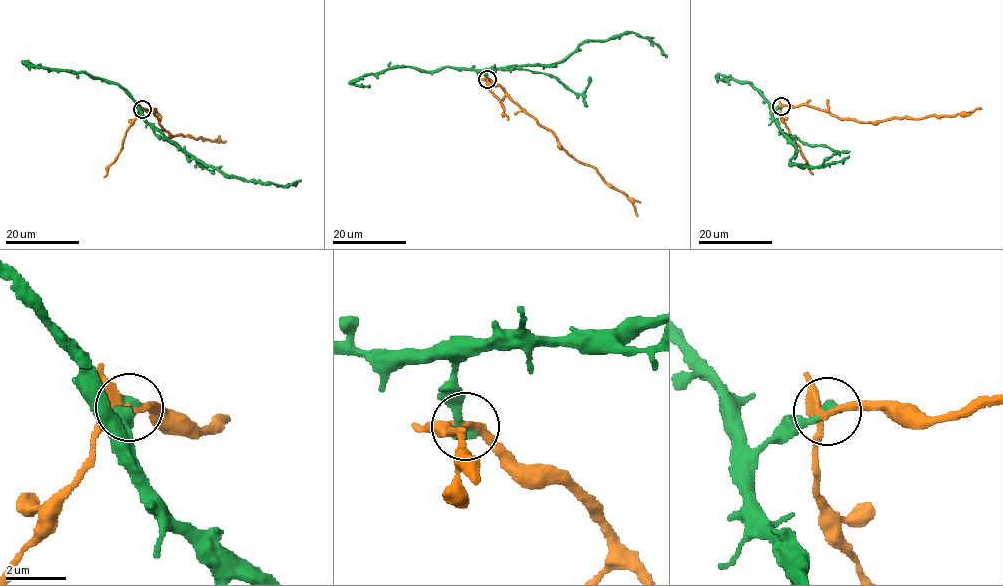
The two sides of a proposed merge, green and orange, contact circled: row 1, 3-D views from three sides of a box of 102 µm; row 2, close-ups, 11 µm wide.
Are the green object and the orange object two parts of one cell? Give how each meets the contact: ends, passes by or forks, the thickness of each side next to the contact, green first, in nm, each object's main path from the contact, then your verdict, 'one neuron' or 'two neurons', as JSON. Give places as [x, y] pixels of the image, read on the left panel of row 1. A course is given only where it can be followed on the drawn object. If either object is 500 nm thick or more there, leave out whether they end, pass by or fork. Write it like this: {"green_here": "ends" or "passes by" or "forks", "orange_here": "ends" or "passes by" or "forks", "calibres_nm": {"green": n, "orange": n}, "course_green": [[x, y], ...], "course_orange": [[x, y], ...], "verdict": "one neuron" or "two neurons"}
{"green_here": "ends", "orange_here": "passes by", "calibres_nm": {"green": 400, "orange": 280}, "course_green": [[142, 109], [149, 123], [170, 140], [228, 175], [288, 185], [294, 185], [299, 179]], "course_orange": [[142, 109], [154, 111], [162, 129], [172, 136], [214, 141], [218, 136]], "verdict": "two neurons"}

